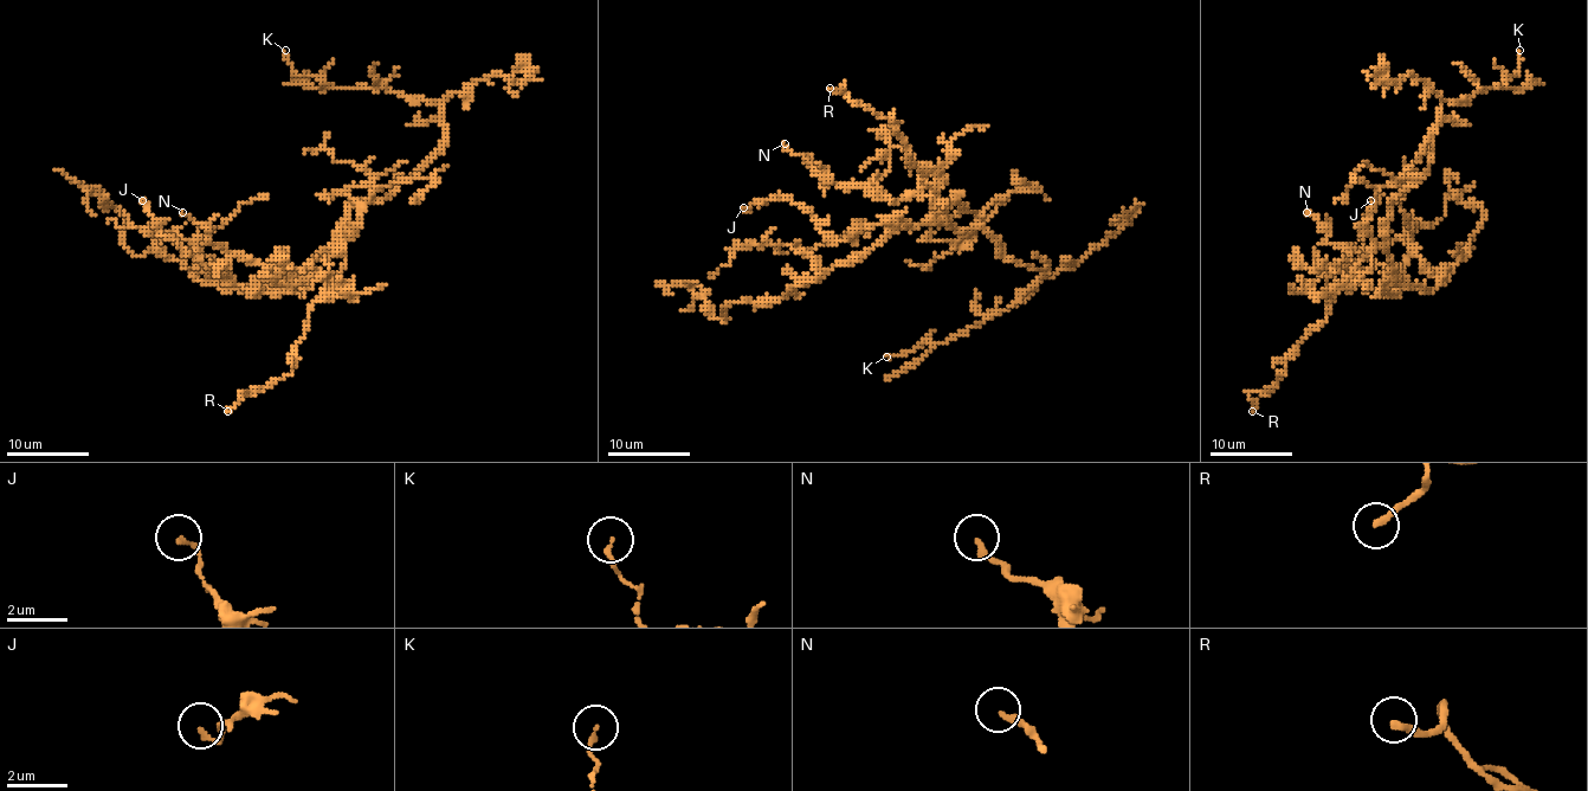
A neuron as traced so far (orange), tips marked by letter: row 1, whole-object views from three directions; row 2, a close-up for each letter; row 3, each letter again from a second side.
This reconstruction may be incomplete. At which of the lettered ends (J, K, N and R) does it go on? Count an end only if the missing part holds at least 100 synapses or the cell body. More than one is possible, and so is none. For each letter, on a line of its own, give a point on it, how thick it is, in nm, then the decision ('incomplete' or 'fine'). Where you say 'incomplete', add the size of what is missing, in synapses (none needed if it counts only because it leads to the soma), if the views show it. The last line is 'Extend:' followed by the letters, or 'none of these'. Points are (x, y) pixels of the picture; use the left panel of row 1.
J: at (142, 200); 130 nm thick; fine
K: at (285, 50); 140 nm thick; fine
N: at (182, 212); 220 nm thick; fine
R: at (227, 411); 240 nm thick; incomplete
Extend: R

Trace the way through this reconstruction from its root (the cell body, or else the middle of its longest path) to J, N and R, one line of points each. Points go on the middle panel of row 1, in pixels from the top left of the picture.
J: (936, 222), (914, 227), (877, 223), (831, 239), (794, 203), (766, 199), (748, 211), (743, 207)
N: (936, 222), (934, 217), (946, 207), (937, 199), (886, 199), (860, 185), (831, 185), (785, 143)
R: (936, 222), (937, 205), (928, 178), (907, 158), (899, 124), (854, 102), (844, 84), (838, 92), (830, 88)

